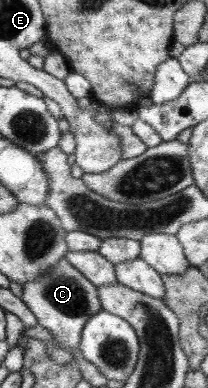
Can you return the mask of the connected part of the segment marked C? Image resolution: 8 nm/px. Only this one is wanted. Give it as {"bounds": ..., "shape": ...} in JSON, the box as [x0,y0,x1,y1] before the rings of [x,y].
{"bounds":[21,256,102,351],"shape":[[[65,256],[54,263],[48,273],[38,275],[33,282],[24,283],[23,289],[21,299],[38,319],[38,325],[52,333],[59,347],[67,351],[78,348],[84,324],[102,310],[97,287],[70,264]]]}

